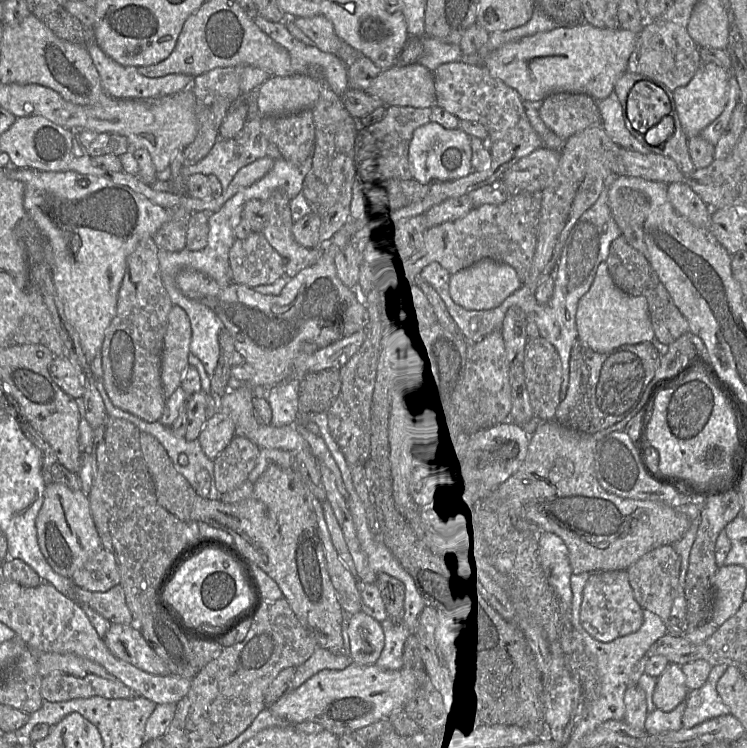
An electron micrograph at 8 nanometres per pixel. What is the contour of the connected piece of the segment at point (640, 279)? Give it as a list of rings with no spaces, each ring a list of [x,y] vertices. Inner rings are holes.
[[[624,236],[616,238],[611,243],[606,263],[609,273],[619,289],[631,296],[646,298],[656,339],[662,344],[669,345],[680,336],[689,333],[688,321],[674,304],[655,270],[642,253],[628,244]]]

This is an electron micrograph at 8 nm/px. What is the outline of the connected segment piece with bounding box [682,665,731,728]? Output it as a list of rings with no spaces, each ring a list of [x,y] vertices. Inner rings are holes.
[[[727,665],[713,666],[705,684],[699,689],[689,691],[682,717],[683,728],[693,728],[710,719],[731,713],[716,689],[717,682],[727,667]]]

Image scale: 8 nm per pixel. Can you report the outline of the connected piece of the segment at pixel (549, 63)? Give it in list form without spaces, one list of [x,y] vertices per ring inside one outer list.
[[[583,21],[573,26],[559,27],[506,43],[491,52],[483,65],[492,77],[517,91],[524,102],[541,103],[547,96],[558,92],[584,93],[599,101],[614,92],[616,81],[627,71],[628,61],[636,48],[638,36],[639,34],[621,27],[597,28]]]

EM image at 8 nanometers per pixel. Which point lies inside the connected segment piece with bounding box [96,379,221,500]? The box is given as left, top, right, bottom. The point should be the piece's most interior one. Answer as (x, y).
(187, 457)

